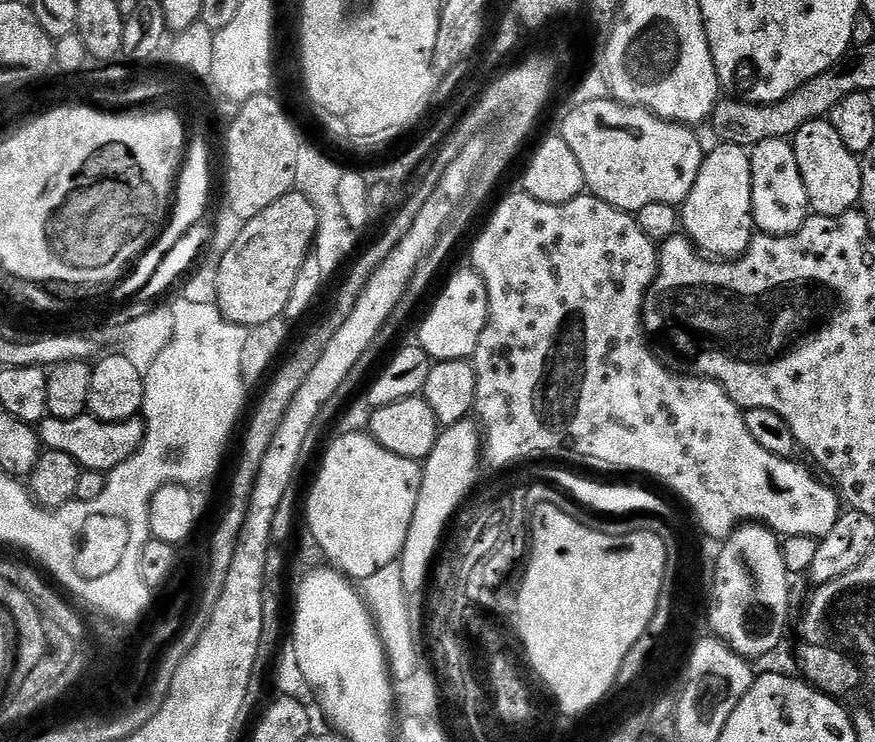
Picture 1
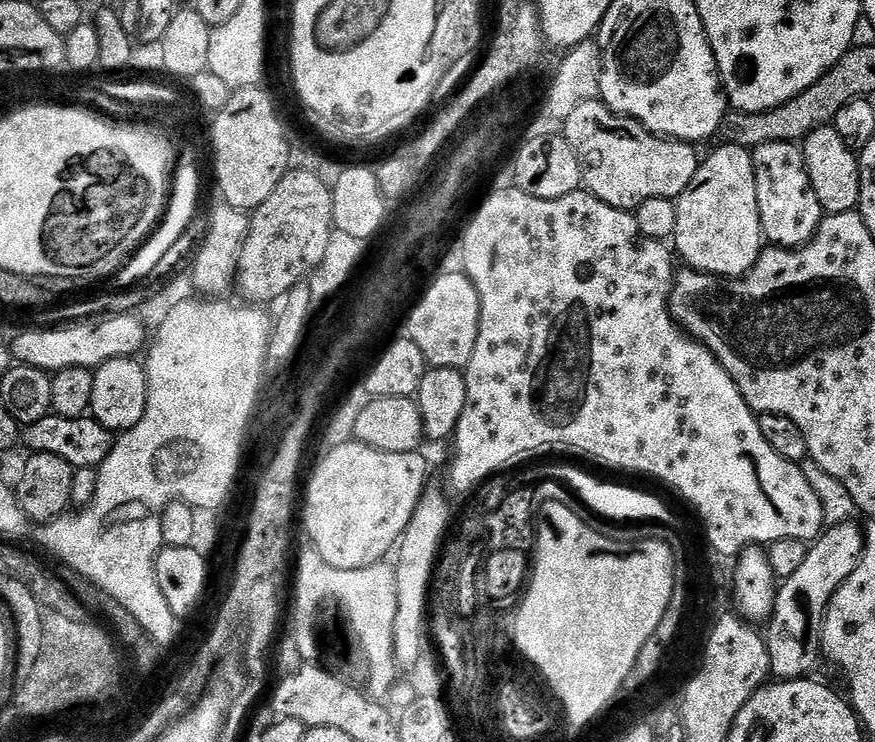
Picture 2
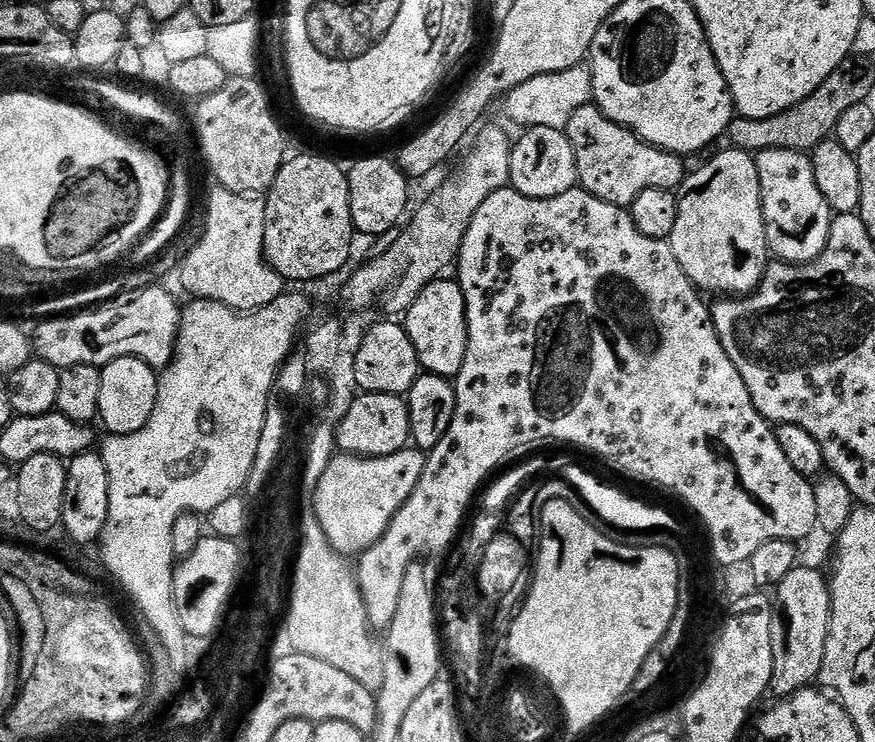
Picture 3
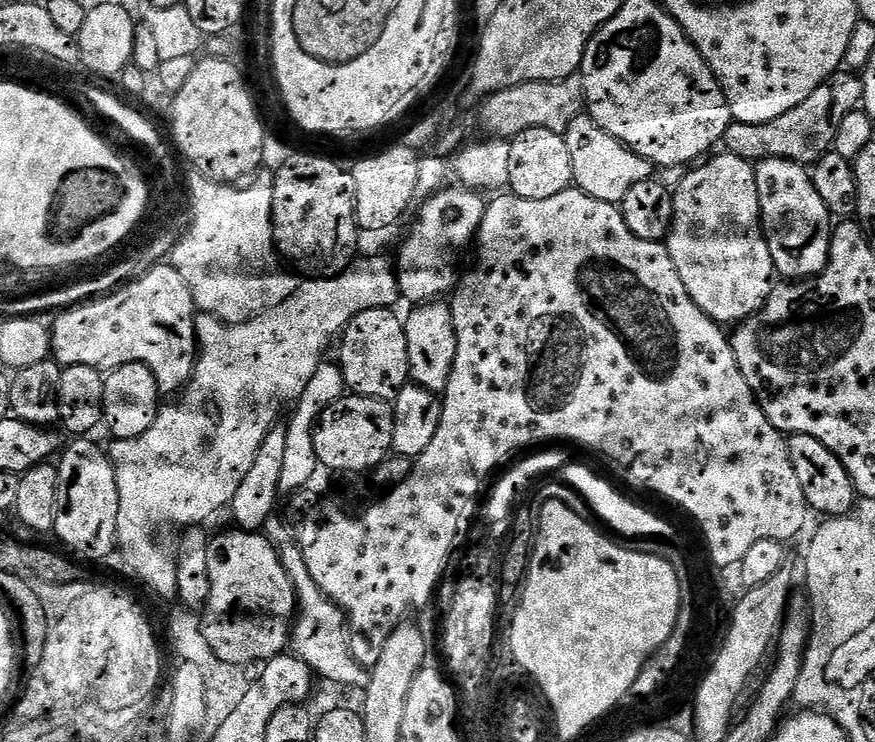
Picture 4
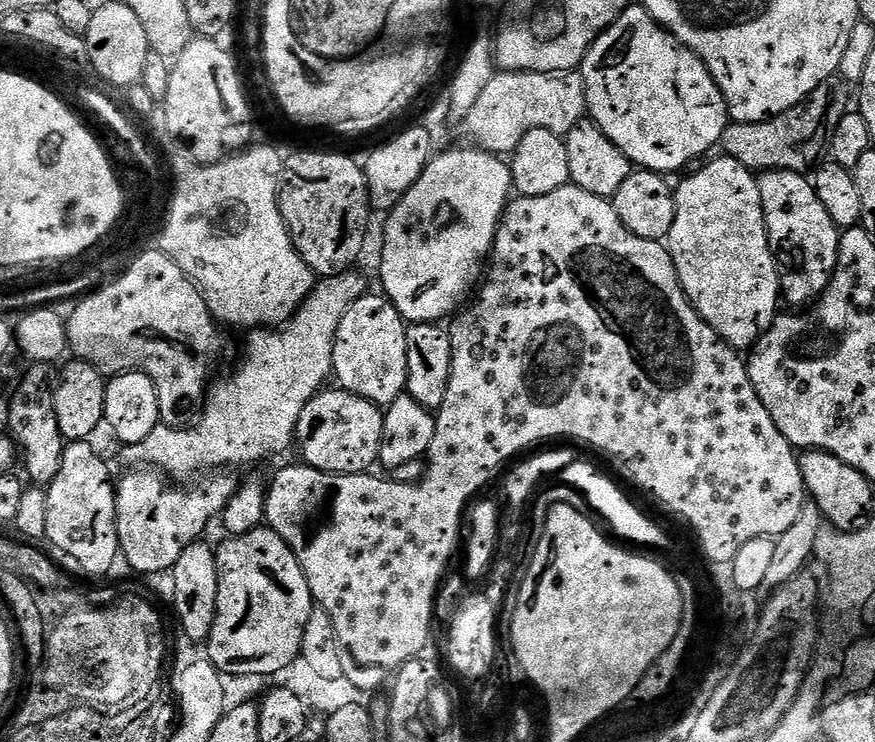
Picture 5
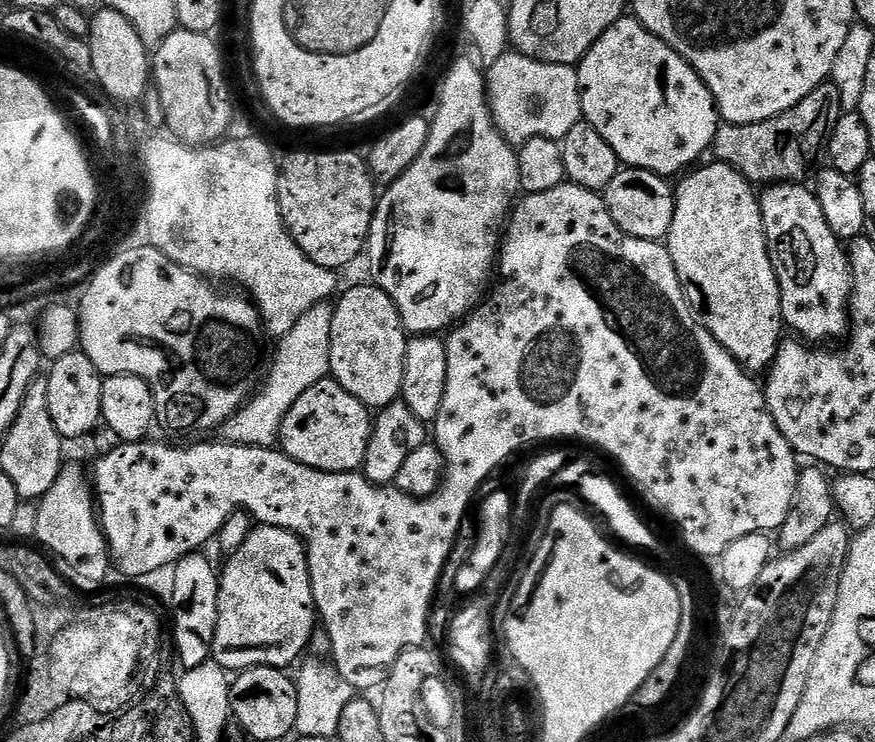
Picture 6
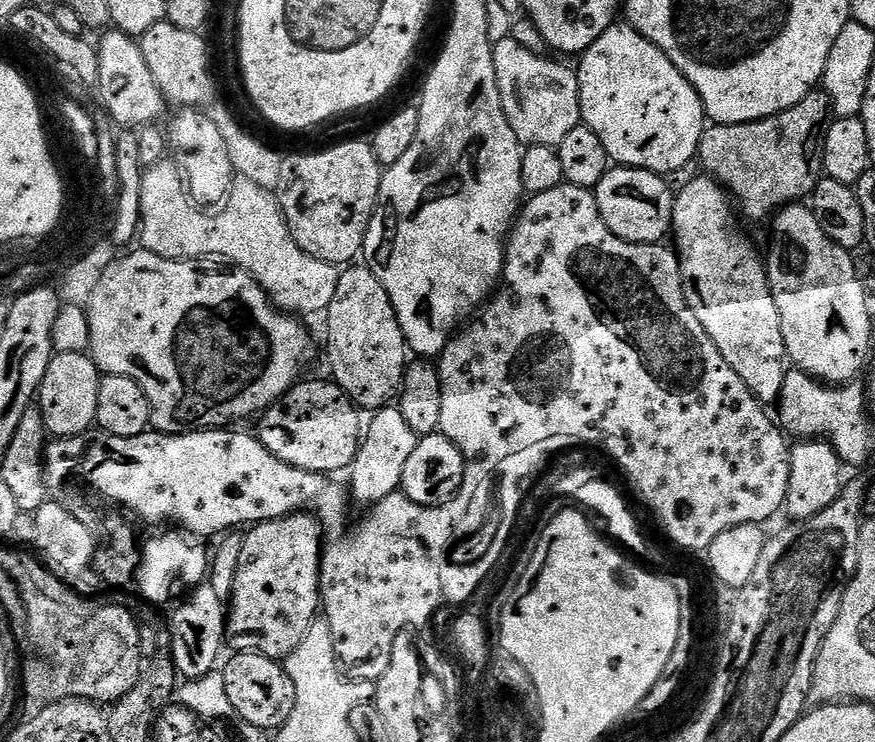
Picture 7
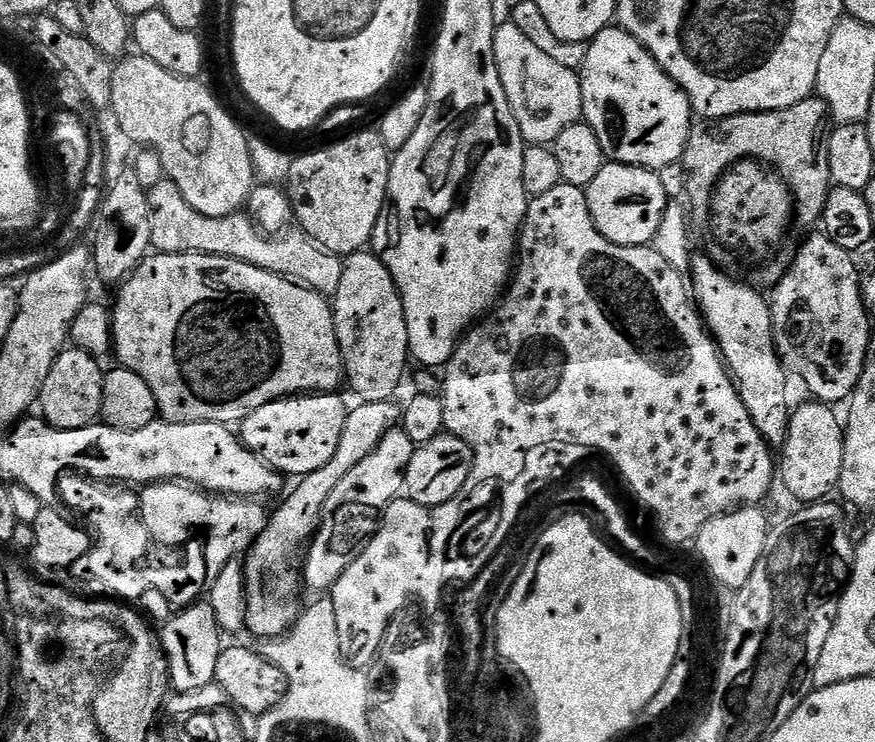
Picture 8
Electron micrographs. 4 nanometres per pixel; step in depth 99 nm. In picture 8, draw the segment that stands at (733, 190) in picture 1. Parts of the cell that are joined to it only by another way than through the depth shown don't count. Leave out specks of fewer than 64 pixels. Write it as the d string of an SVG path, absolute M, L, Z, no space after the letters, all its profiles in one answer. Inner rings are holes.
M704 254L691 257L690 292L698 311L742 398L742 406L750 413L758 434L773 450L783 448L788 433L789 373L776 352L776 338L772 330L772 309L759 291L743 280L729 276L723 268L712 263Z

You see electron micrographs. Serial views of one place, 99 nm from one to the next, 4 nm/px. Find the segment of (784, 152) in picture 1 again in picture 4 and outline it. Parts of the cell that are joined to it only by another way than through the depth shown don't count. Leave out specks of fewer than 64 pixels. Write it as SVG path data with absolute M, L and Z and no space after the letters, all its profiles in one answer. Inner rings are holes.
M786 158L755 161L760 226L768 243L772 267L785 281L806 280L817 276L828 265L832 245L834 217L826 210L818 190L814 190L812 173L805 165Z

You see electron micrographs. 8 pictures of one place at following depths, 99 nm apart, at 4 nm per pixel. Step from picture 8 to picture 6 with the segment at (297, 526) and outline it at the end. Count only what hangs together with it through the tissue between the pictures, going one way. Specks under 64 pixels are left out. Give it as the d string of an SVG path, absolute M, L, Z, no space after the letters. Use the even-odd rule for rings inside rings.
M261 524L253 527L242 546L238 546L238 550L231 553L227 560L224 572L222 568L219 573L218 626L214 630L211 659L232 674L245 672L248 668L284 670L289 667L287 664L295 665L305 655L303 652L306 652L318 628L318 613L304 541L293 532Z

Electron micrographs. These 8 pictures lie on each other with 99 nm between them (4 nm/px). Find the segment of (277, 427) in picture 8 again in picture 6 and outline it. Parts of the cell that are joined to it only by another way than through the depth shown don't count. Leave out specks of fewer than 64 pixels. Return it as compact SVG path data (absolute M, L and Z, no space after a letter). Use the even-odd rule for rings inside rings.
M319 380L286 414L278 437L279 451L302 466L323 472L355 472L363 469L374 416L337 380Z

